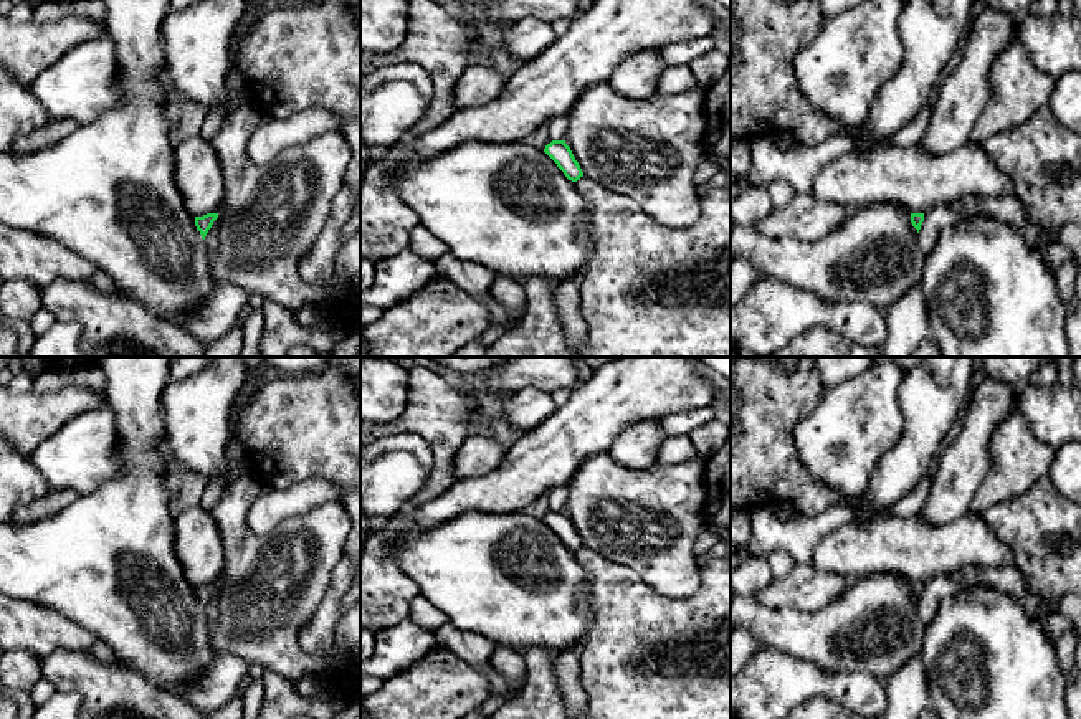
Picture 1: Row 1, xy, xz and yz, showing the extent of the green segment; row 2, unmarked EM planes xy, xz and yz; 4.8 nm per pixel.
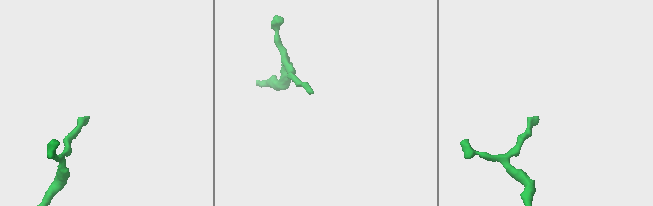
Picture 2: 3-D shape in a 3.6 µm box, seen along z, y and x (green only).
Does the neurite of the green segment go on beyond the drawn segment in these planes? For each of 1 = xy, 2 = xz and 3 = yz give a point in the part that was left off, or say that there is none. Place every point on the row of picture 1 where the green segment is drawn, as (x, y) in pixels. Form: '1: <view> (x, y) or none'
1: none
2: none
3: none

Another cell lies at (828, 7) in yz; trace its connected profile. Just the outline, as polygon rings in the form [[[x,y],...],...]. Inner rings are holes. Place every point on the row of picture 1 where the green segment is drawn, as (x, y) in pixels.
[[[817,0],[823,17],[838,15],[848,8],[858,7],[866,0]]]

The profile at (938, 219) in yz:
[[[934,208],[924,215],[924,221],[917,233],[917,243],[924,255],[929,255],[934,248],[934,243],[939,233],[952,225],[960,223],[967,213],[960,212],[959,208]]]

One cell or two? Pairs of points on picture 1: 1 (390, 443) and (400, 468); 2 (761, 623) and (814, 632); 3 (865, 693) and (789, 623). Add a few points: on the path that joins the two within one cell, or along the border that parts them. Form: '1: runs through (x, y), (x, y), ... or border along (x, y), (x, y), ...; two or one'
1: border along (377, 457), (387, 452), (409, 452), (427, 473); two
2: runs through (774, 628), (800, 632); one
3: border along (805, 658), (827, 670), (866, 671), (880, 680); two

